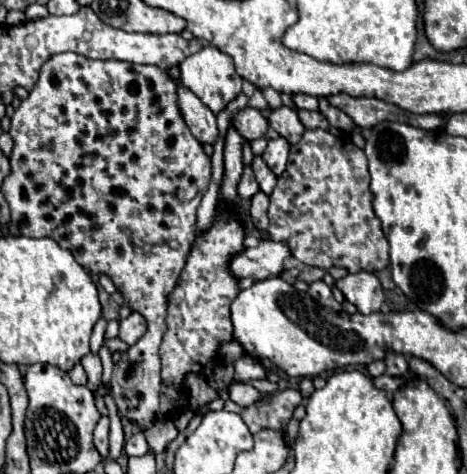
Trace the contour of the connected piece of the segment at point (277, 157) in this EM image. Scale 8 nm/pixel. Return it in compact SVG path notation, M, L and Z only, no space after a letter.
M271 138L265 152L263 152L263 160L267 162L267 166L279 176L285 170L287 164L287 156L289 156L289 142L285 138Z

